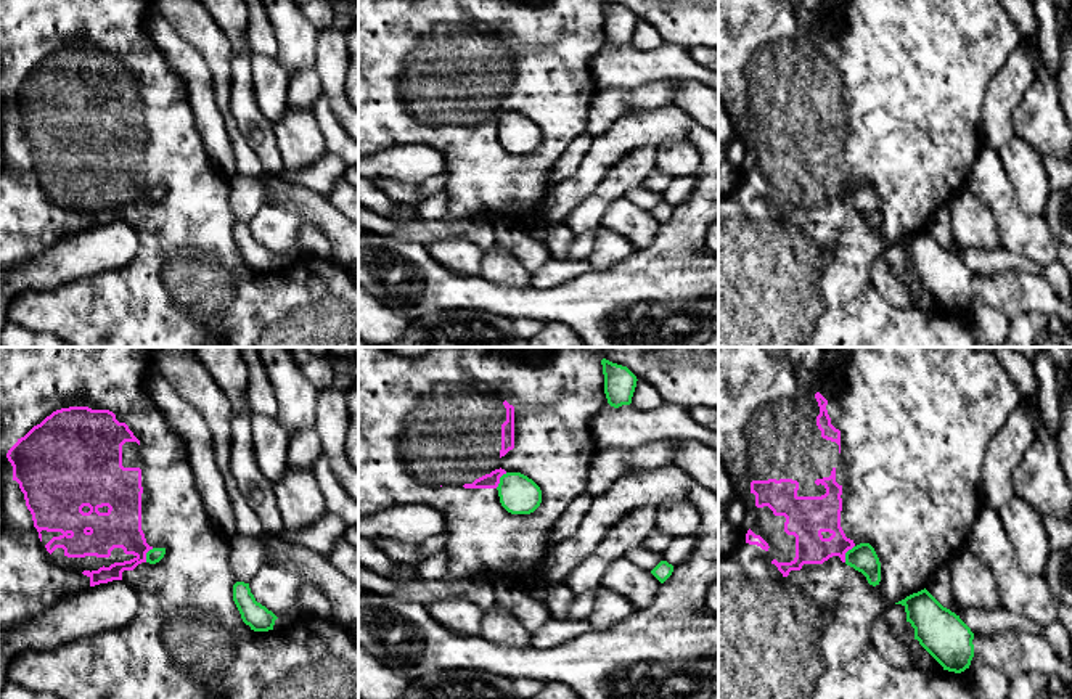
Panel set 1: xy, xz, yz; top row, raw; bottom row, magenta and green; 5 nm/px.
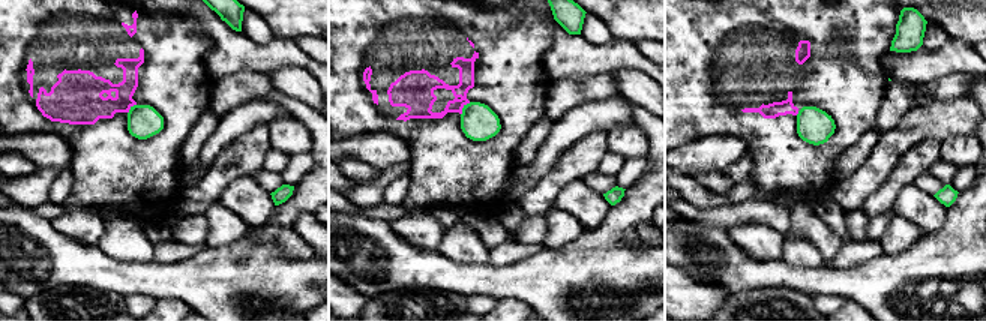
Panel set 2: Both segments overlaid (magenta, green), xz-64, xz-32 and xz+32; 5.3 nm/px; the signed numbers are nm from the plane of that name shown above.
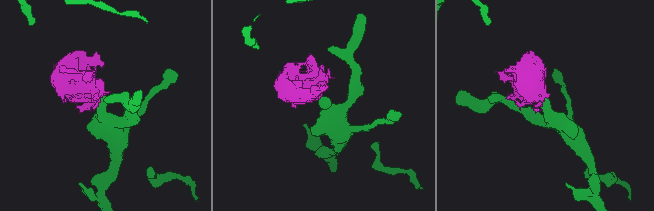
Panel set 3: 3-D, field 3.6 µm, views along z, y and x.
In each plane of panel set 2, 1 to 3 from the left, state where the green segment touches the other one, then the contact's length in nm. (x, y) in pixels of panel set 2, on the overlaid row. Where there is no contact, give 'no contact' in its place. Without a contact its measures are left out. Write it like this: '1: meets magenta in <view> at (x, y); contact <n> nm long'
1: meets magenta in xz-64 at (129, 108); contact 70 nm long
2: meets magenta in xz-32 at (462, 107); contact 90 nm long
3: meets magenta in xz+32 at (797, 113); contact 30 nm long

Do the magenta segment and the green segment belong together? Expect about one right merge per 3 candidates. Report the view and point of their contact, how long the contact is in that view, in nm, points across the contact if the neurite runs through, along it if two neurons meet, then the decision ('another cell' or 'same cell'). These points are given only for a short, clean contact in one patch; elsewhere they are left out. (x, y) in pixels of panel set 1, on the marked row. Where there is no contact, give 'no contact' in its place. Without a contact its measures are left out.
contact yz (846, 551); length 100 nm; border yz (854, 545), (846, 553), (844, 561); another cell

